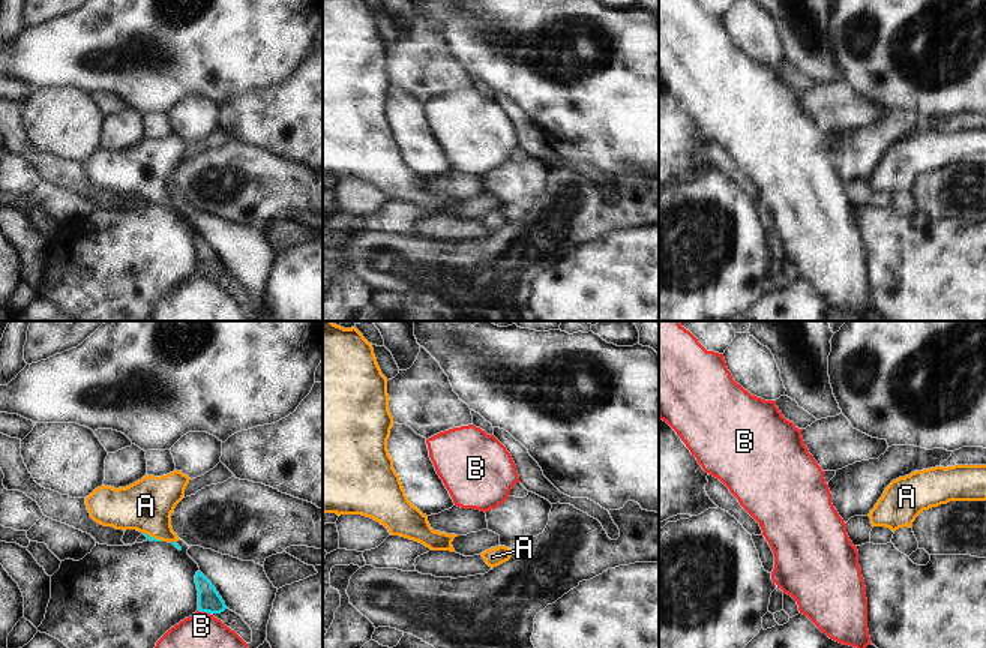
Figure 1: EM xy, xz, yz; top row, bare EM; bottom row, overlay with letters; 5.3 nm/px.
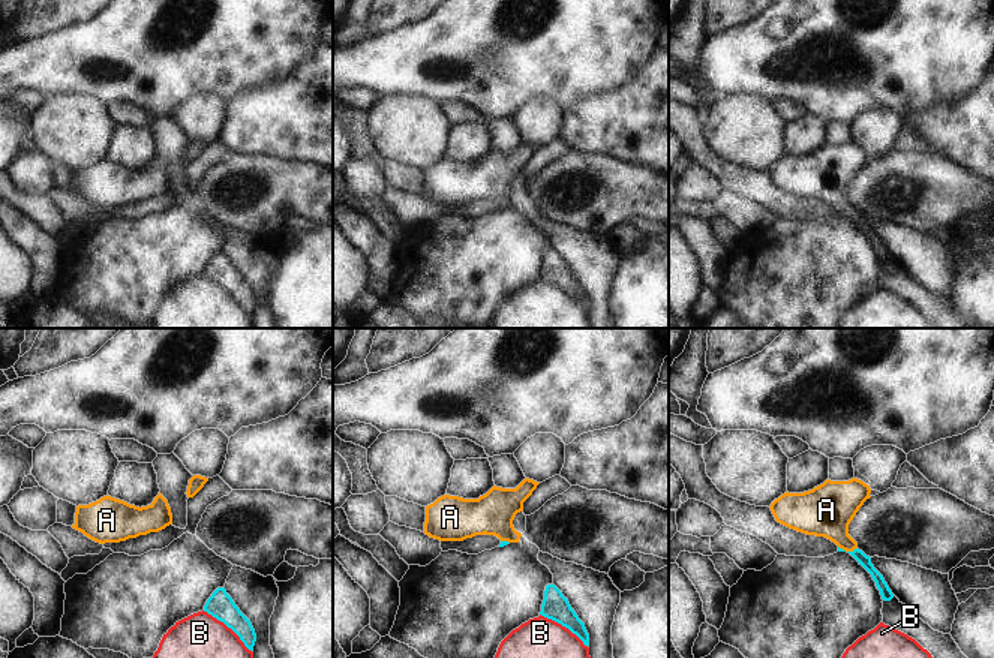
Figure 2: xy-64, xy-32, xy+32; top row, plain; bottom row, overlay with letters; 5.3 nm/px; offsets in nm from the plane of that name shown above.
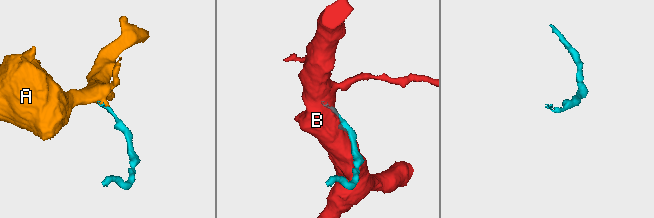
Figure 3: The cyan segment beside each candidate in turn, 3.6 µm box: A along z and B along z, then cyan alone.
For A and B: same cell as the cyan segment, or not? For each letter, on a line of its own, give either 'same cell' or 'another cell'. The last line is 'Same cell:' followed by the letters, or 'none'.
A: same cell
B: another cell
Same cell: A

